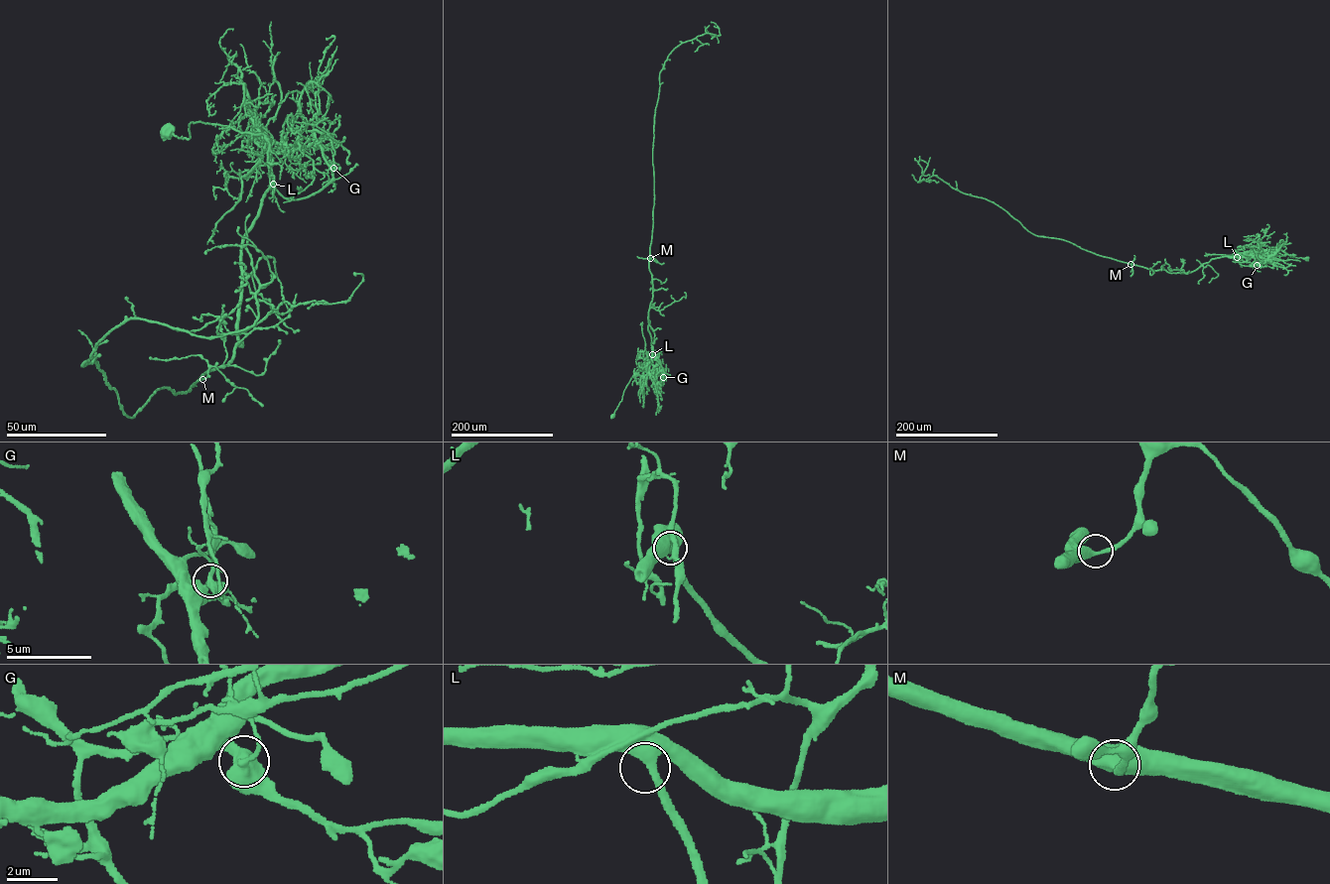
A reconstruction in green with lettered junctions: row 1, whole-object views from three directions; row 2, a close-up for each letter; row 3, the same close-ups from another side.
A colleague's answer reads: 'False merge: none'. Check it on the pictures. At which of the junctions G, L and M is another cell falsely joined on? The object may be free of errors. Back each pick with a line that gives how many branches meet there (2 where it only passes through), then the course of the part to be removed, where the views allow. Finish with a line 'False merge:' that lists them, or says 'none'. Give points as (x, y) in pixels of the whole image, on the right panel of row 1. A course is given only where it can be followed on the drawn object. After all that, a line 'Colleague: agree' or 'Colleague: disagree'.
G: 2 branches meet; foreign part runs (1257, 265), (1253, 263), (1258, 255), (1269, 255), (1271, 250), (1294, 255)
False merge: G
Colleague: disagree

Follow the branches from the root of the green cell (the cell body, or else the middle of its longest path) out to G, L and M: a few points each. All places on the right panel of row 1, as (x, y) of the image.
G: (1306, 258), (1258, 245), (1254, 248), (1262, 257), (1253, 263), (1257, 265)
L: (1306, 258), (1258, 245), (1255, 250), (1237, 257)
M: (1306, 258), (1258, 245), (1242, 257), (1213, 258), (1184, 273), (1130, 264)

